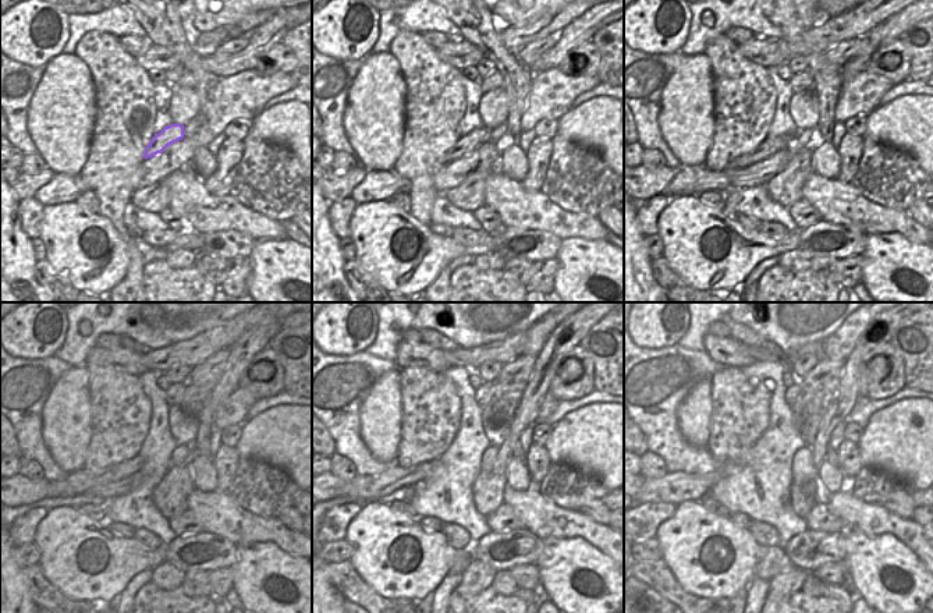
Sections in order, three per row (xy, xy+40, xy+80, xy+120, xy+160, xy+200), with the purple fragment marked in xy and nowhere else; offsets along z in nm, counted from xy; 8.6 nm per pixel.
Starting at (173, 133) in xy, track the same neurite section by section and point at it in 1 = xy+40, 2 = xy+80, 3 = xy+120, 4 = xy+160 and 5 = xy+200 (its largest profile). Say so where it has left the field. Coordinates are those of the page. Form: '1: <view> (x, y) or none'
1: xy+40 (472, 140)
2: xy+80 (770, 145)
3: xy+120 (77, 482)
4: xy+160 (361, 489)
5: xy+200 (678, 486)

